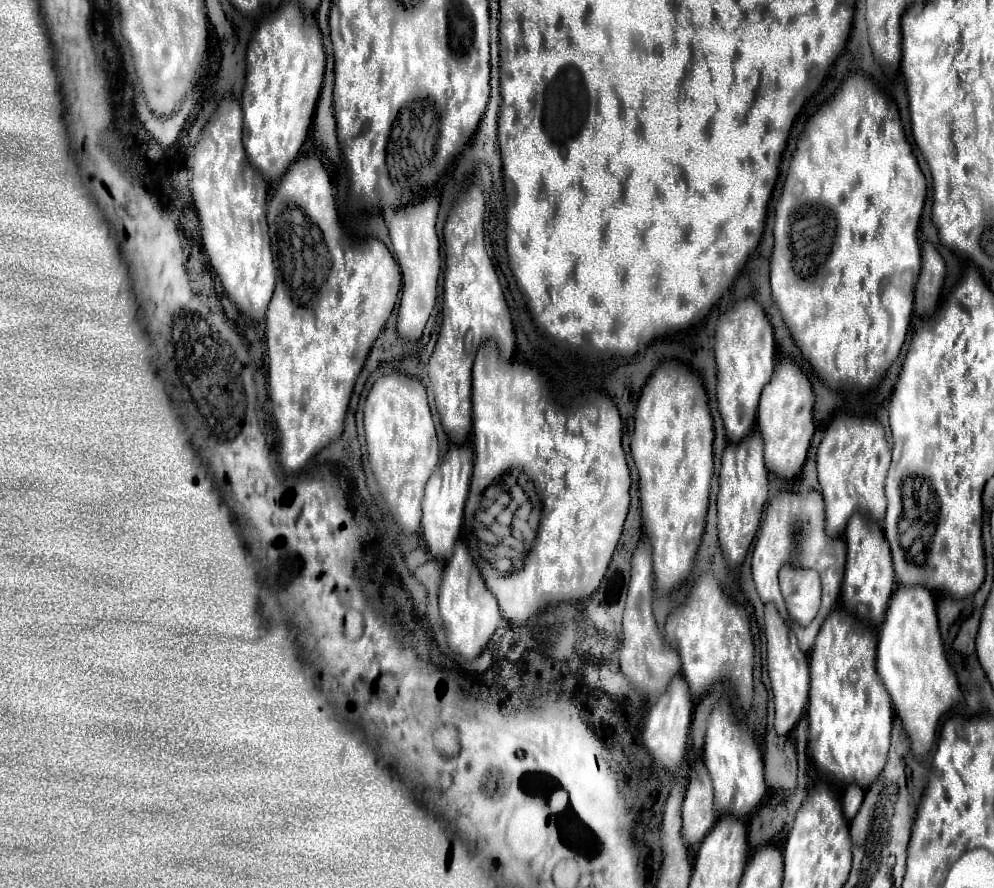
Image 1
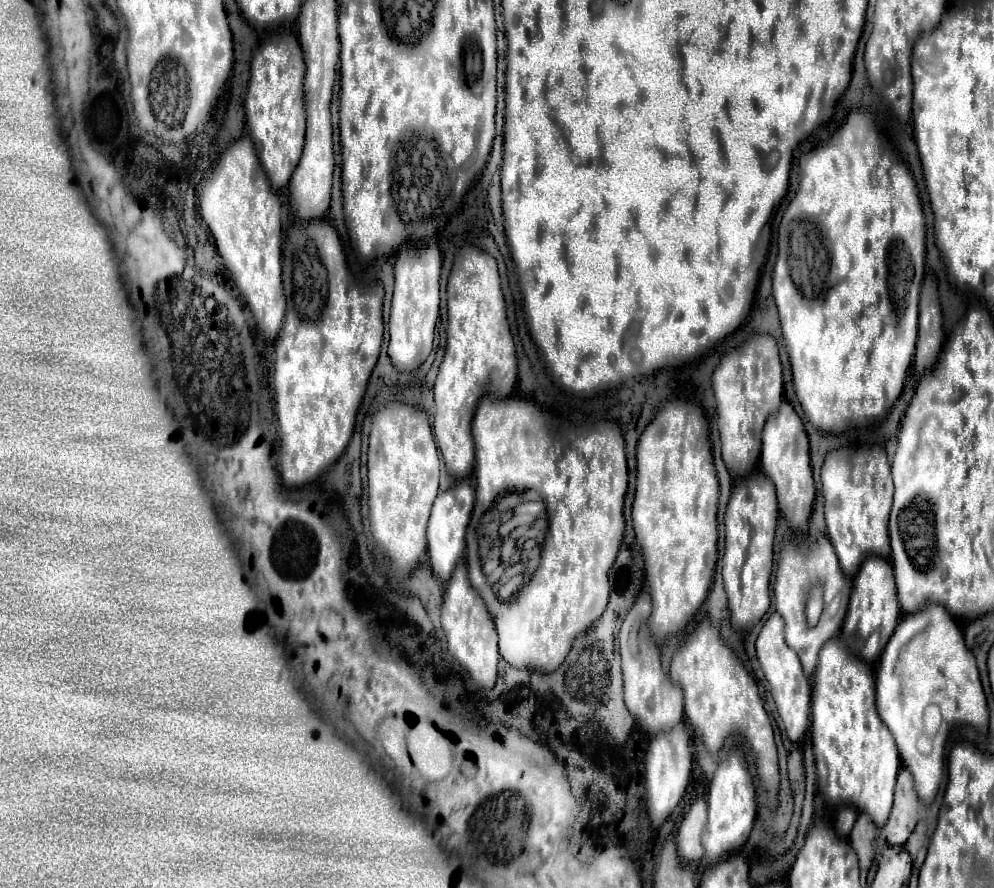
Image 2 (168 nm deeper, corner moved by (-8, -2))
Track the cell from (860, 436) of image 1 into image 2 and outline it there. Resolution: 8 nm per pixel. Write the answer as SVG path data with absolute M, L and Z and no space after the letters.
M840 447L826 455L822 465L826 531L836 549L840 567L854 577L866 555L890 555L888 517L894 501L894 481L884 447Z

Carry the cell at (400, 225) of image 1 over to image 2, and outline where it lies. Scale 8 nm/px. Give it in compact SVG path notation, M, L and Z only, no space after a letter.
M430 241L428 245L420 245L420 249L404 247L400 249L400 253L396 253L396 263L394 263L396 285L394 285L392 313L390 313L388 357L400 371L418 369L432 351L434 327L440 309L440 267L442 267L442 257L434 241Z

